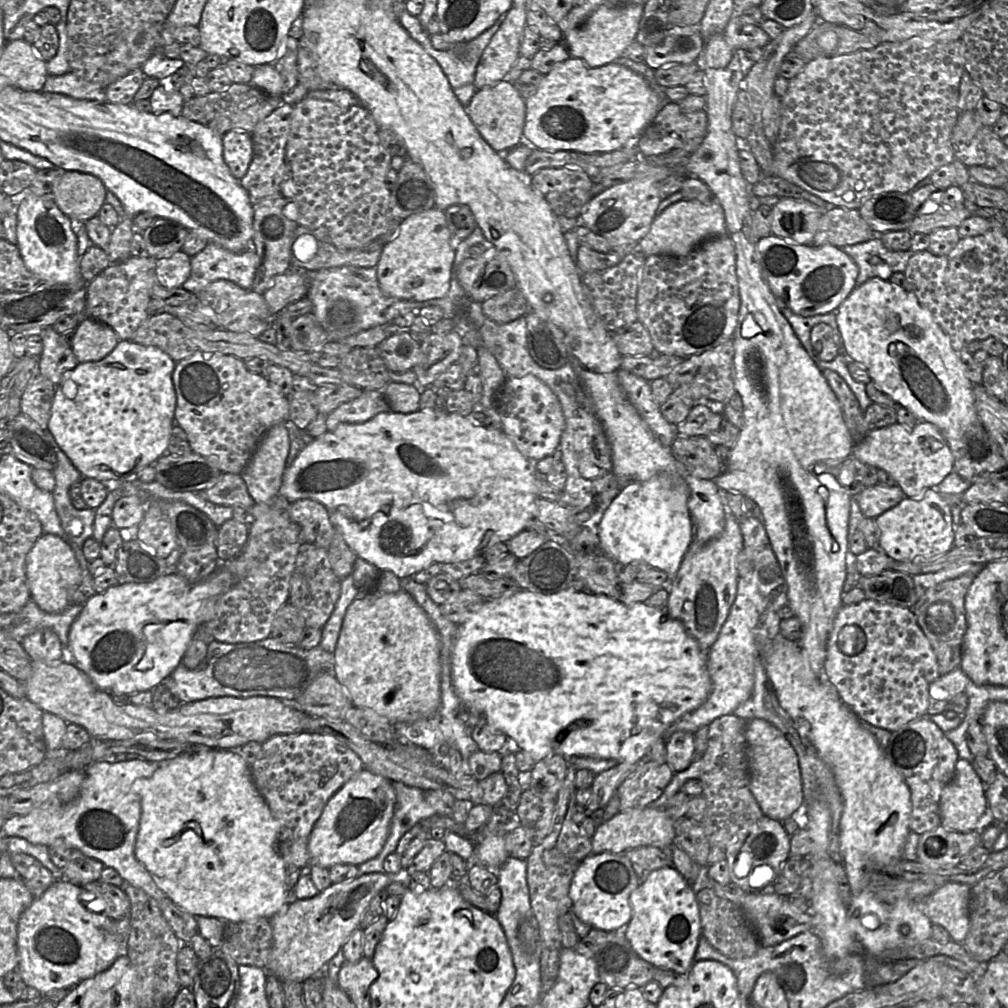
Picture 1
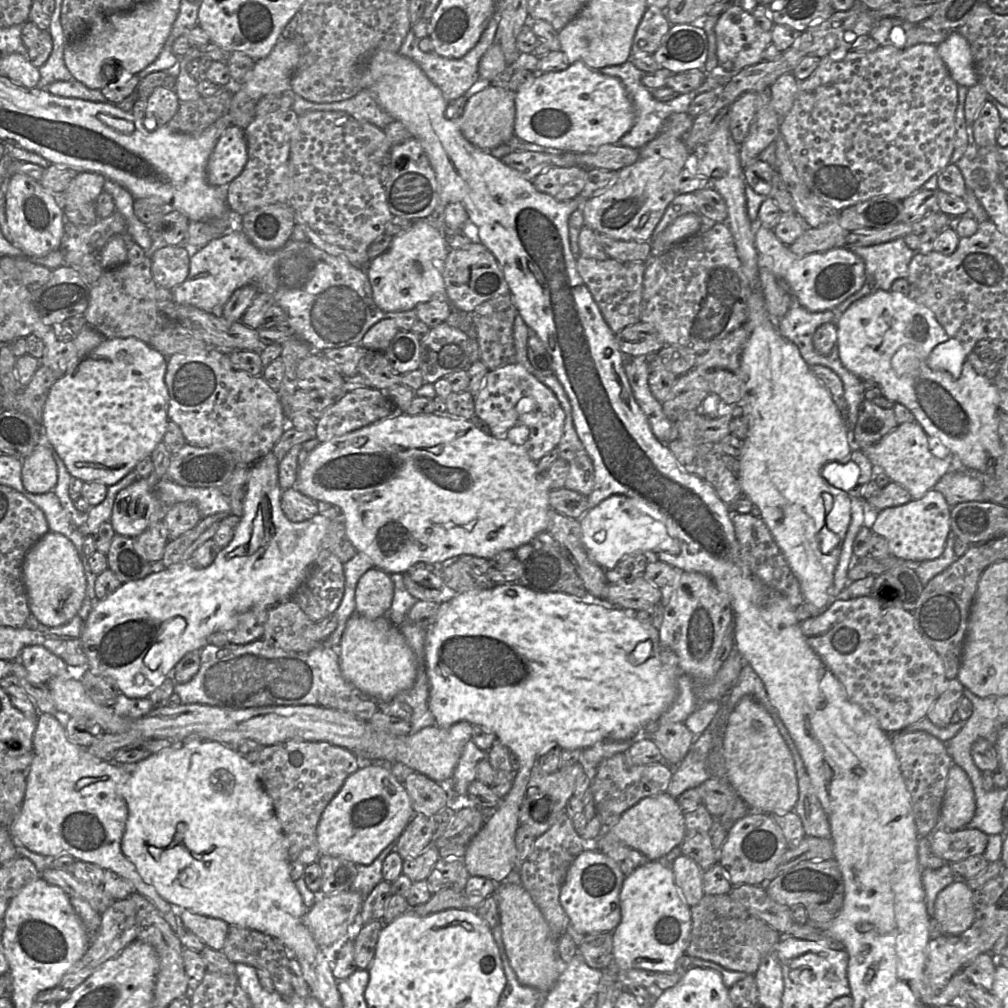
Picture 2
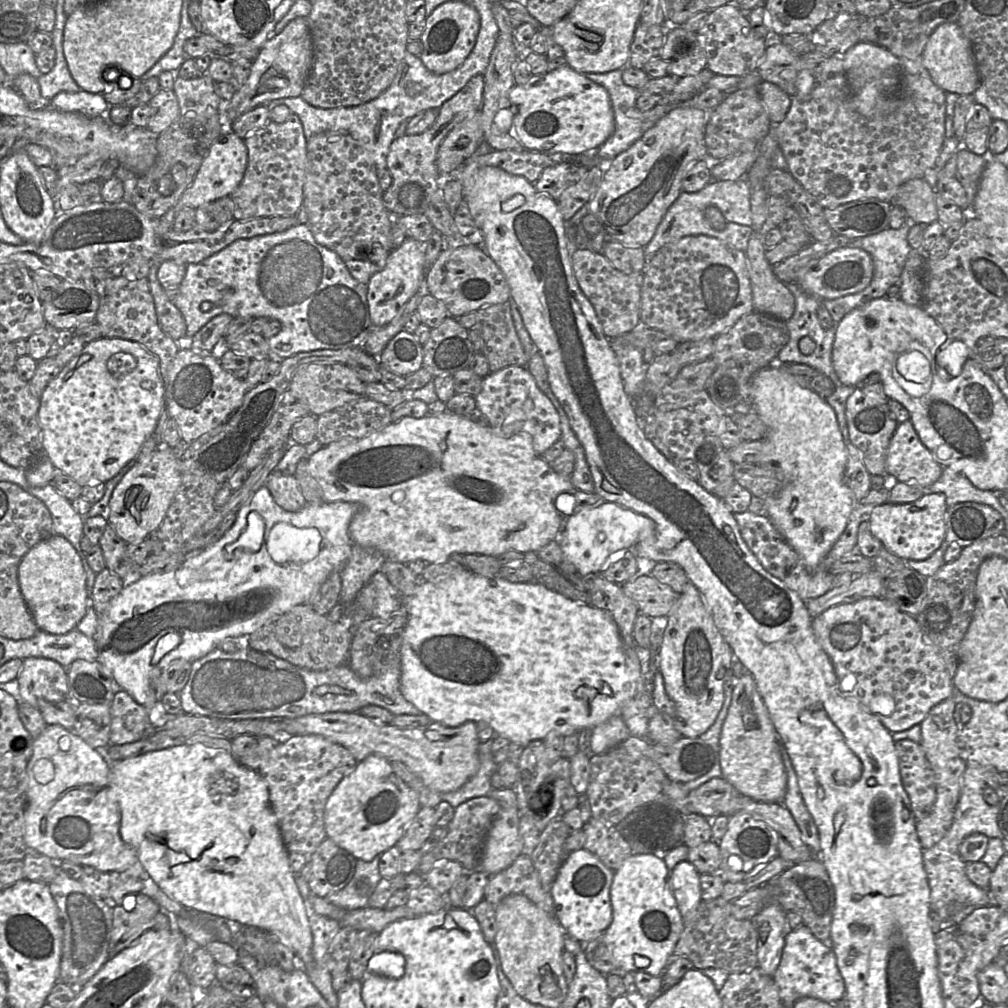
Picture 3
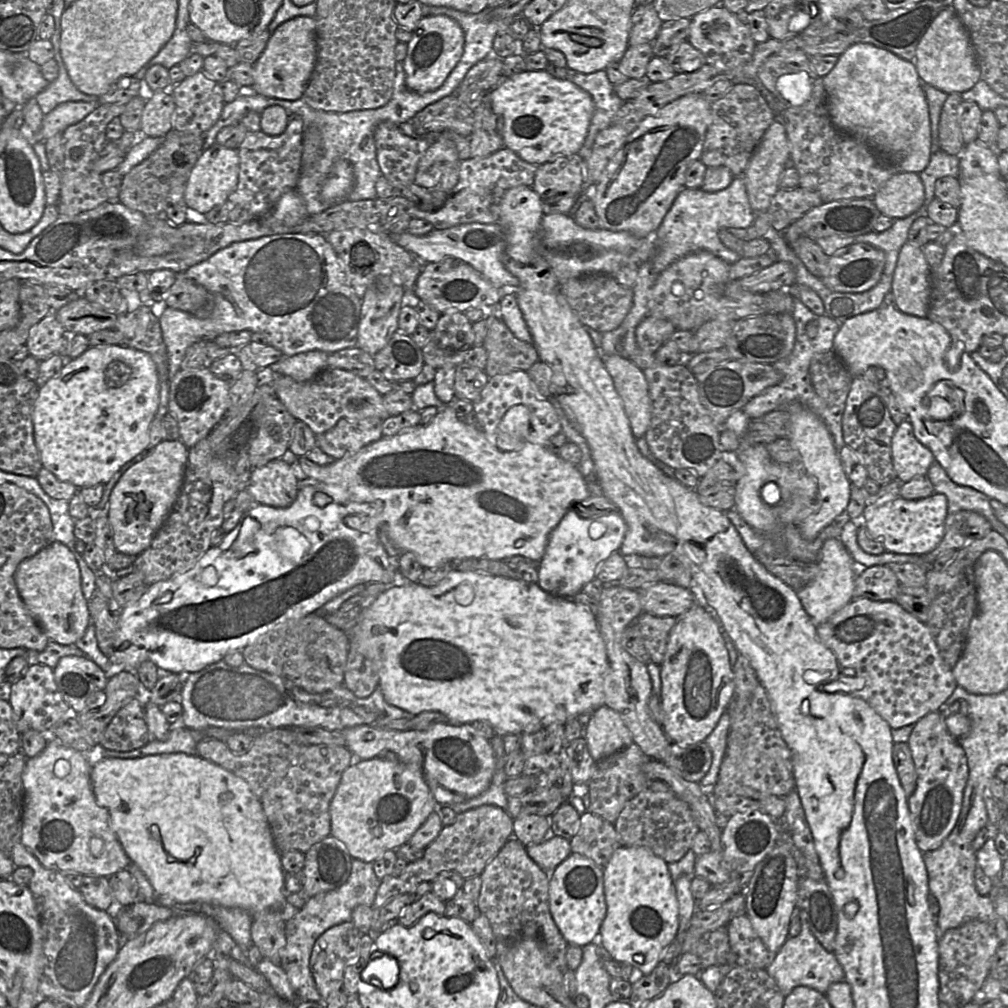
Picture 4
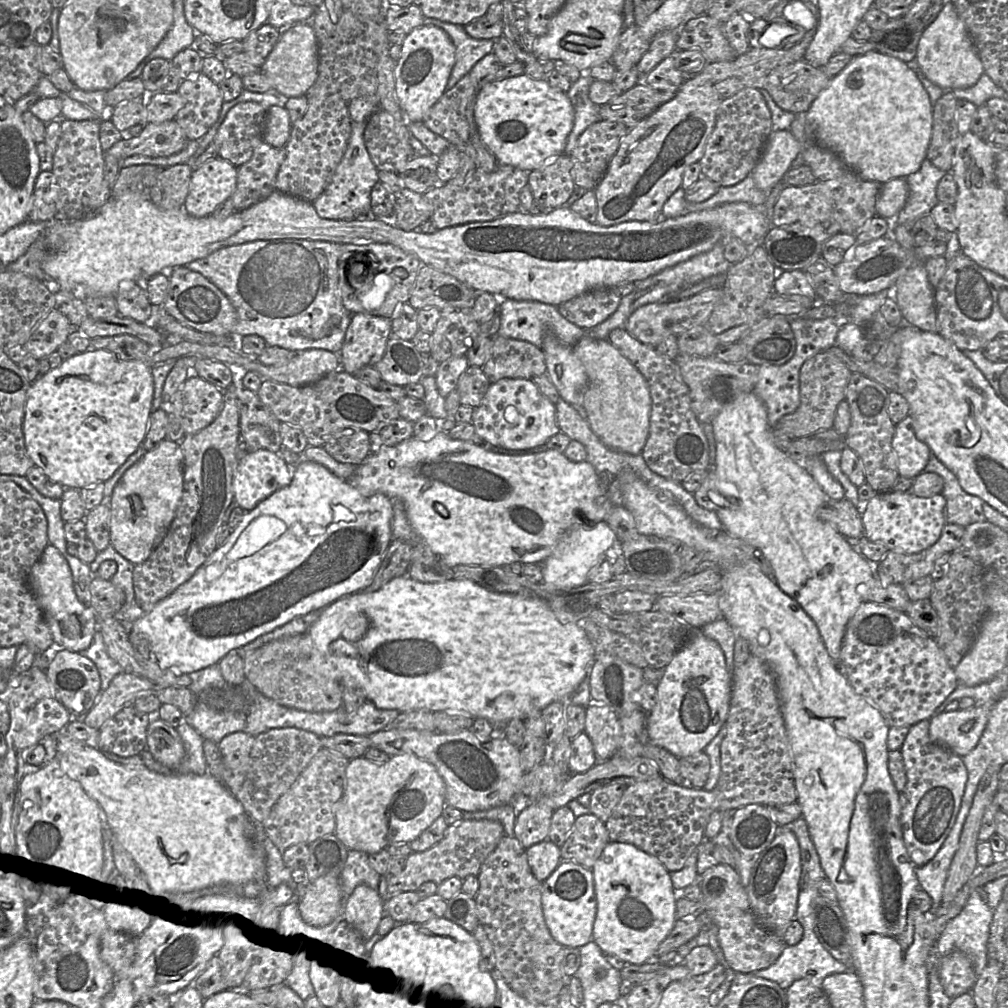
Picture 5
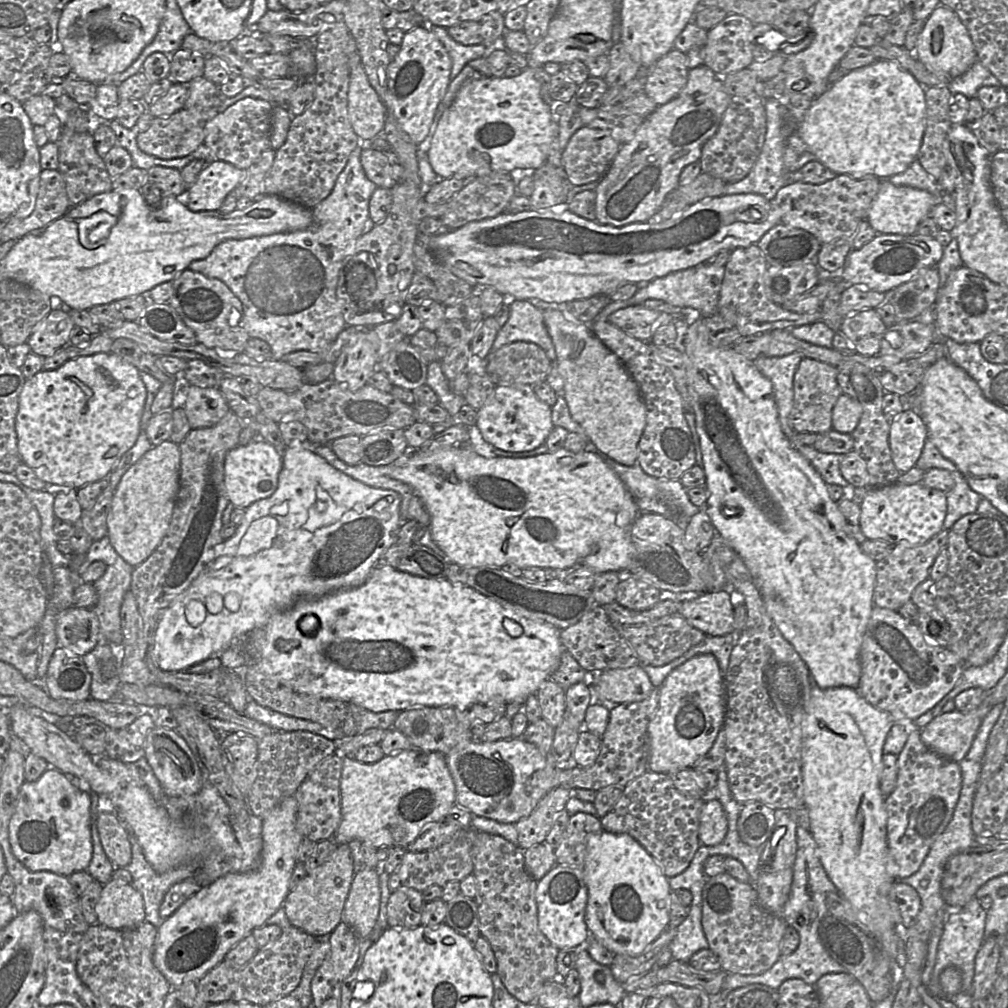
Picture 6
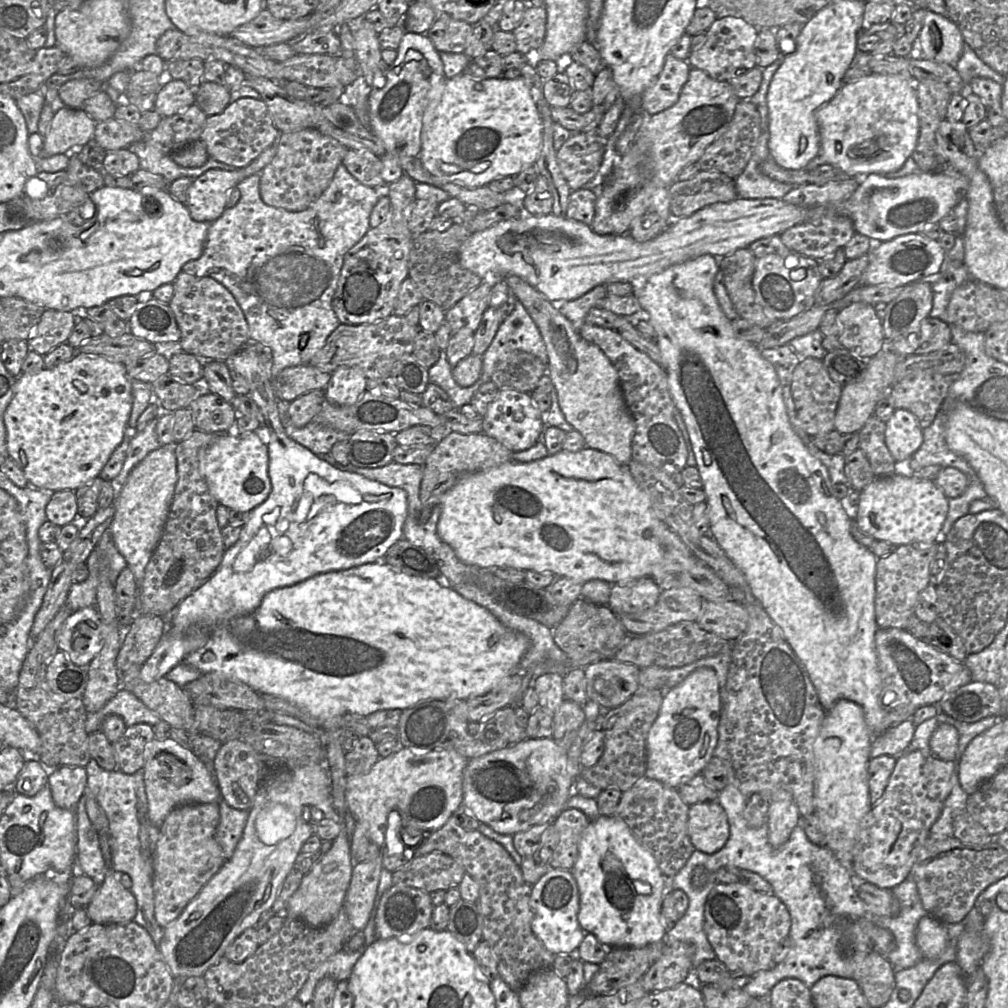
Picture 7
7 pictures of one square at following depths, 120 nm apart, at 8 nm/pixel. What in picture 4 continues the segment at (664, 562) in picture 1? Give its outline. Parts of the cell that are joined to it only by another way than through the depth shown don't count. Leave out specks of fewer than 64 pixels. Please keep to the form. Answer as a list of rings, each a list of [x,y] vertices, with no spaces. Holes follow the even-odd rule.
[[[573,506],[551,532],[544,555],[538,562],[537,584],[547,593],[572,599],[596,577],[599,566],[619,551],[627,530],[623,517],[618,511],[586,516],[593,510],[576,510]]]

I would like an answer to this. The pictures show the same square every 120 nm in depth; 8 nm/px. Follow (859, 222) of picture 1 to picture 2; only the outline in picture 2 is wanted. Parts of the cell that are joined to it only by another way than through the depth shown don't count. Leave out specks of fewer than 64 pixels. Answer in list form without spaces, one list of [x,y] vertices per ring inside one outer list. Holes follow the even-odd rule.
[[[838,212],[836,213],[837,218],[832,221],[817,227],[817,228],[807,228],[803,231],[801,236],[799,236],[790,246],[789,249],[796,255],[804,256],[817,252],[824,252],[835,247],[844,247],[844,241],[846,236],[850,231],[841,227],[838,222]]]

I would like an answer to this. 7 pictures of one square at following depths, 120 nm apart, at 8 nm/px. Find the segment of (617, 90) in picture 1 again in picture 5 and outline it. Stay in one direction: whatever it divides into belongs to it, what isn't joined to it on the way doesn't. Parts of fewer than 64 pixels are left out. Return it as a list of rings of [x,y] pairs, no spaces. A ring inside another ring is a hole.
[[[522,74],[485,84],[476,95],[474,118],[481,141],[495,156],[498,164],[533,171],[564,153],[573,127],[574,110],[567,92],[552,87],[546,79],[536,80]]]

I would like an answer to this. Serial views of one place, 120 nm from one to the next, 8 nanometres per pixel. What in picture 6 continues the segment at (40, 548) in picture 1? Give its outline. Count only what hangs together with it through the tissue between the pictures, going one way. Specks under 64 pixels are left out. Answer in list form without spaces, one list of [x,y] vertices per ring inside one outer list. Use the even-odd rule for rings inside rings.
[[[75,606],[62,610],[57,618],[59,647],[83,657],[101,640],[98,617],[91,608]]]

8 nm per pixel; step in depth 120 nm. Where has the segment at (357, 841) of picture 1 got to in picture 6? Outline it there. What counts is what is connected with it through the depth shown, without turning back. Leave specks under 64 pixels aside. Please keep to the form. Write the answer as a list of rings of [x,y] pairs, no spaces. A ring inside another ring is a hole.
[[[421,749],[396,752],[373,764],[343,757],[340,795],[341,822],[333,835],[335,842],[349,844],[357,839],[375,848],[408,848],[426,824],[442,820],[456,803],[445,754]]]

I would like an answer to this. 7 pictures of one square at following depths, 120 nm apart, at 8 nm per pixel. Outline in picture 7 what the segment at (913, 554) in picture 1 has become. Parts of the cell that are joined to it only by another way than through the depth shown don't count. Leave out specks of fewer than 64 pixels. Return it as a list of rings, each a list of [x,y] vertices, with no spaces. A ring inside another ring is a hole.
[[[907,471],[875,478],[861,492],[855,522],[876,541],[895,545],[923,545],[940,540],[949,510],[949,498],[936,483],[912,476]]]

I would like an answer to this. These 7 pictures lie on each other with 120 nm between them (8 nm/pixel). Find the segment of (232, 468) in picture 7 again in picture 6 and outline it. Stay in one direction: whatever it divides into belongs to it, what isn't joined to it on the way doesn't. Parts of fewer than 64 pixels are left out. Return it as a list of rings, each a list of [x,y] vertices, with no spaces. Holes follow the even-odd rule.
[[[259,436],[247,445],[229,450],[224,462],[224,485],[229,503],[246,509],[253,503],[271,496],[278,485],[282,457],[276,449]]]

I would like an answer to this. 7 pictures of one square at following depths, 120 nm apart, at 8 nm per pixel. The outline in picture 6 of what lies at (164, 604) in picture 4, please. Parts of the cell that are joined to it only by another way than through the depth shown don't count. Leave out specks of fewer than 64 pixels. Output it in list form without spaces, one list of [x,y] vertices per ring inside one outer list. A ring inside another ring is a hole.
[[[293,440],[287,445],[282,456],[282,469],[275,492],[261,499],[245,509],[242,523],[237,526],[235,534],[223,541],[216,550],[214,557],[208,562],[204,572],[193,582],[190,588],[178,597],[161,615],[154,634],[154,661],[159,669],[168,672],[187,671],[191,666],[198,664],[219,654],[234,644],[235,640],[255,628],[265,624],[277,613],[292,607],[297,601],[305,598],[320,598],[325,595],[352,589],[363,585],[381,556],[392,545],[401,526],[401,496],[393,490],[375,488],[357,481],[333,468],[322,457],[301,446],[302,442]],[[228,593],[235,593],[240,600],[239,609],[229,613],[223,606],[223,597]]]

